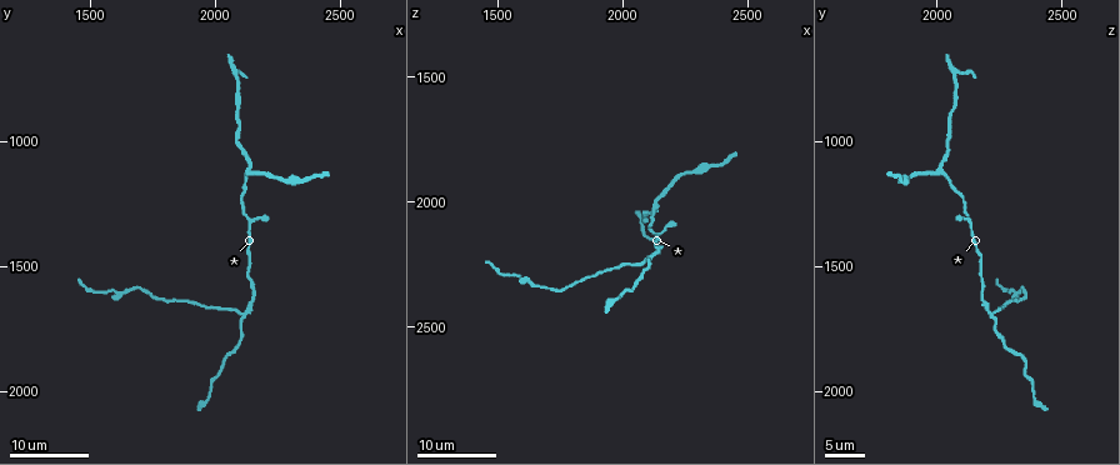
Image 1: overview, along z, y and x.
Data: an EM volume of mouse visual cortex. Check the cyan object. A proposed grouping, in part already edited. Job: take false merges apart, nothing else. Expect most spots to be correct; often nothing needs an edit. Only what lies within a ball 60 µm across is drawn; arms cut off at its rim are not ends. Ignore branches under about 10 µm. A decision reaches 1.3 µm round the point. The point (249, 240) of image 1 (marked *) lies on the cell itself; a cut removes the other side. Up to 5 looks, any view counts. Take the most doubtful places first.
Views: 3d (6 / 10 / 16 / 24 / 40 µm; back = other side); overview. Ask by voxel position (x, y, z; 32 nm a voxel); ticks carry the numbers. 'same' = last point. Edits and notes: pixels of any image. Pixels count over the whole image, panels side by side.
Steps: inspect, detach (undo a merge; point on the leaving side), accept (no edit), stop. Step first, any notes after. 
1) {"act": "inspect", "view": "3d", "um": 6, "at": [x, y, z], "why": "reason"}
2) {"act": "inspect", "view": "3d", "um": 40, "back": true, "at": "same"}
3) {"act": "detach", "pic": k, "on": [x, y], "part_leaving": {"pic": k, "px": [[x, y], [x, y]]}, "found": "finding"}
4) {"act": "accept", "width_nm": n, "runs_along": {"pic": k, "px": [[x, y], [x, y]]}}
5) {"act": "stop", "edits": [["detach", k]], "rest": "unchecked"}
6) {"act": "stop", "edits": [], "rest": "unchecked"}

{"act": "inspect", "view": "3d", "um": 16, "at": [2100, 1680, 2220], "why": "three arms meet"}

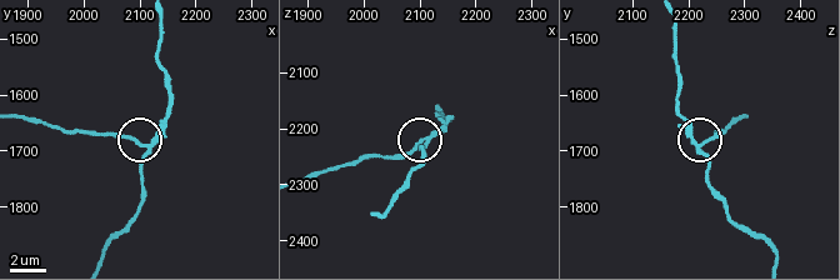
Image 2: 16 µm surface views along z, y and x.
{"act": "inspect", "view": "3d", "um": 6, "at": [2100, 1690, 2220]}

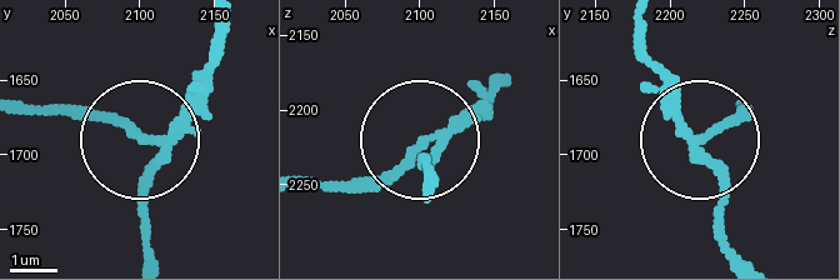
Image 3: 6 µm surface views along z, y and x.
{"act": "detach", "pic": 3, "on": [115, 119], "part_leaving": {"pic": 3, "px": [[156, 145], [89, 110], [29, 110]]}, "found": "two cells meet here"}

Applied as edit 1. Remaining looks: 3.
{"act": "inspect", "view": "overview"}

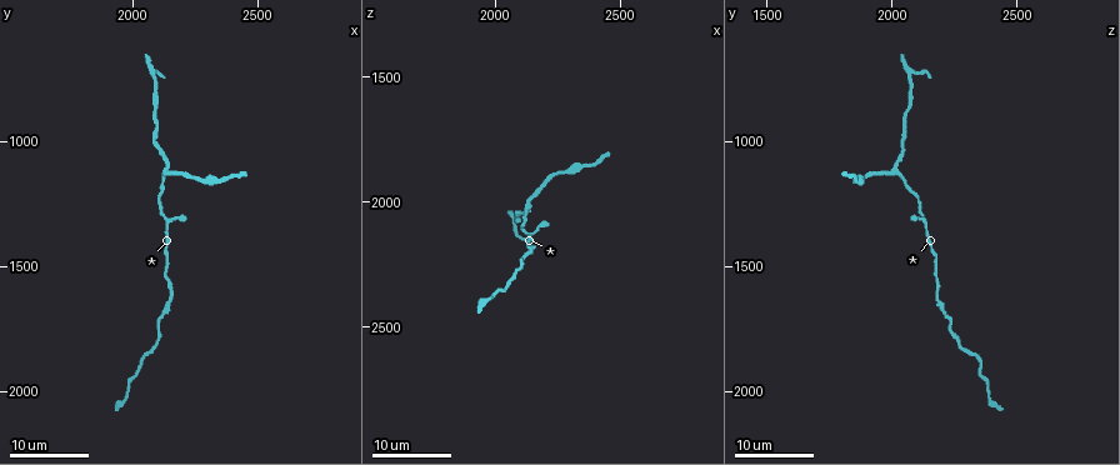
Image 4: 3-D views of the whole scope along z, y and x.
{"act": "inspect", "view": "3d", "um": 24, "at": [2140, 1120, 2020], "why": "arms part here"}

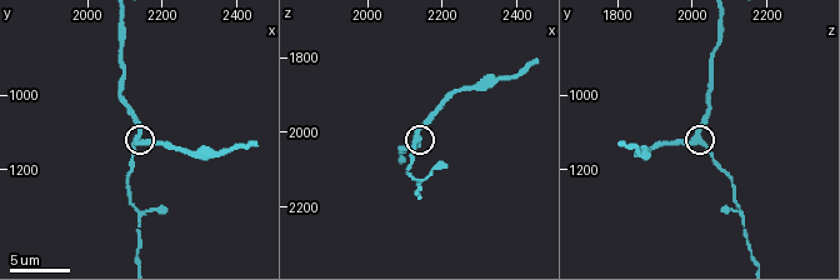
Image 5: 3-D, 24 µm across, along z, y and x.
{"act": "inspect", "view": "3d", "um": 6, "at": [2140, 1110, 2010], "why": "zoom in"}

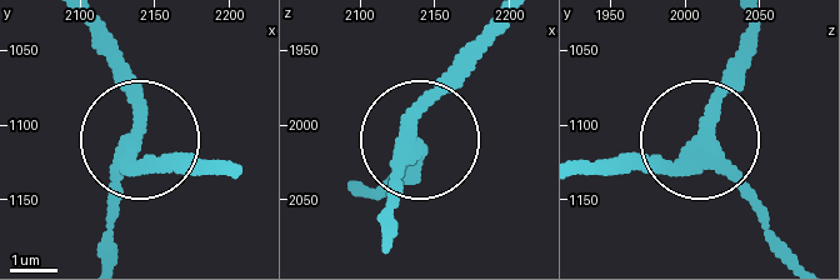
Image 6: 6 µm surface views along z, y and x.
{"act": "accept", "width_nm": 330, "runs_along": {"pic": 6, "px": [[798, 259], [703, 144], [655, 164], [586, 164]]}, "found": "continuous, no second cell"}

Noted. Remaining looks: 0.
{"act": "stop", "edits": [["detach", 3]], "rest": "unchecked"}

